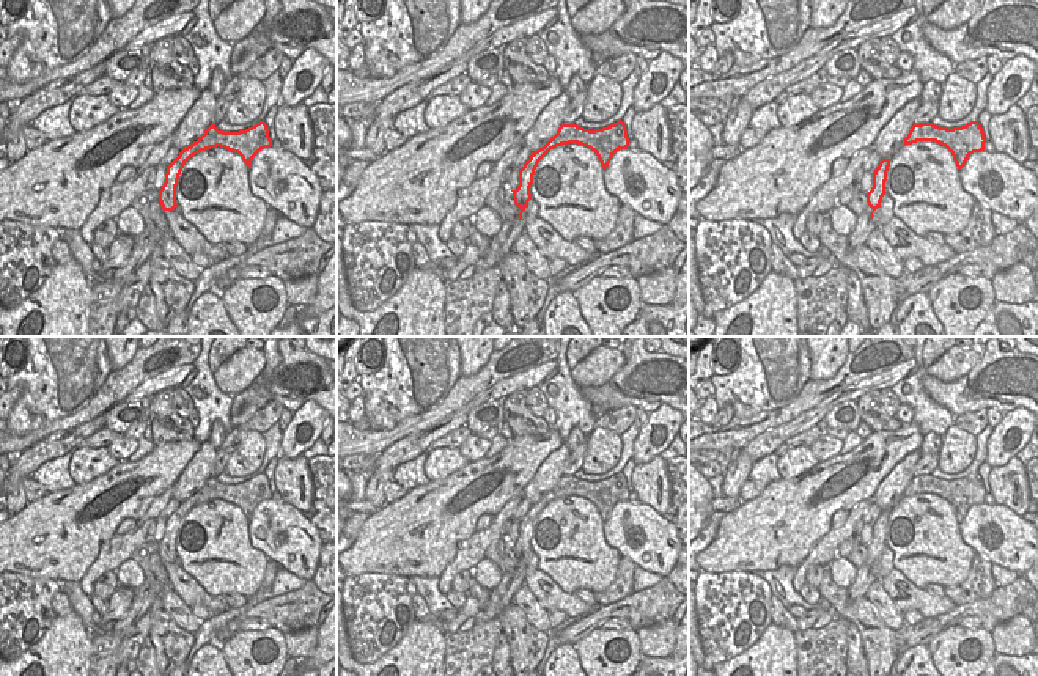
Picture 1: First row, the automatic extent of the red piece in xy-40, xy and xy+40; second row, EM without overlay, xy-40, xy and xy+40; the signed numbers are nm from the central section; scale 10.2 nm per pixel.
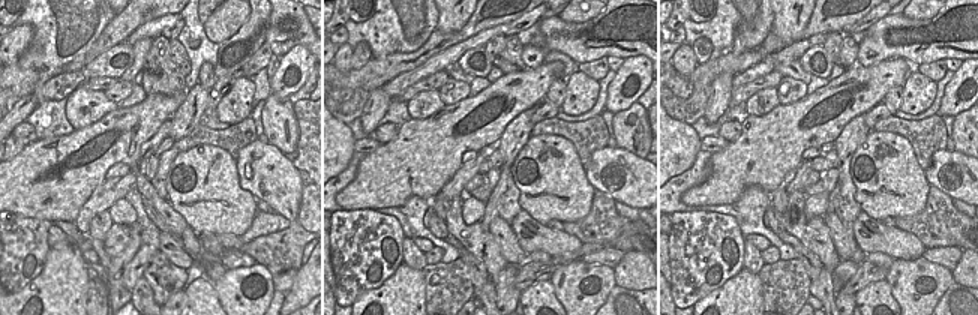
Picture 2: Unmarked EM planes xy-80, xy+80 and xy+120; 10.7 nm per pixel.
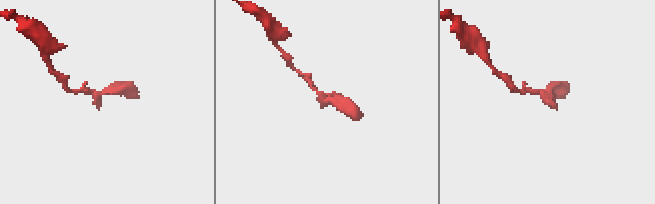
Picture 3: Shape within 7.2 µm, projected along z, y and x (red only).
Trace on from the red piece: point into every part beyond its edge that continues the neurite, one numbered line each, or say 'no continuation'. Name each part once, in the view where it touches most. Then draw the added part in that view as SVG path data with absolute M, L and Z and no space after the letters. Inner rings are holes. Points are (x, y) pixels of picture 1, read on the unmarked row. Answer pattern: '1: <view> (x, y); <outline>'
1: xy (502, 595); M516 558L516 569L505 572L502 582L491 590L489 601L477 615L477 623L486 623L499 616L499 613L513 602L513 596L525 582L525 572L519 571L521 561Z

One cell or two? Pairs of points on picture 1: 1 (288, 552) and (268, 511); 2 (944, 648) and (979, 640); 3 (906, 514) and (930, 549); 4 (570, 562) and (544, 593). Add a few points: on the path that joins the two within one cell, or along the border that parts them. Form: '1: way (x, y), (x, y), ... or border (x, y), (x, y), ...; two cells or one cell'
1: way (288, 543), (288, 533), (276, 521); one cell
2: way (952, 648), (971, 646); one cell
3: way (917, 514), (920, 516), (925, 538); one cell
4: border (538, 568), (565, 591), (574, 593); two cells

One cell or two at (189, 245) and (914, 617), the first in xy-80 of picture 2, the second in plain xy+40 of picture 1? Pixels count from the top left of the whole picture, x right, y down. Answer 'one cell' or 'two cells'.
one cell

